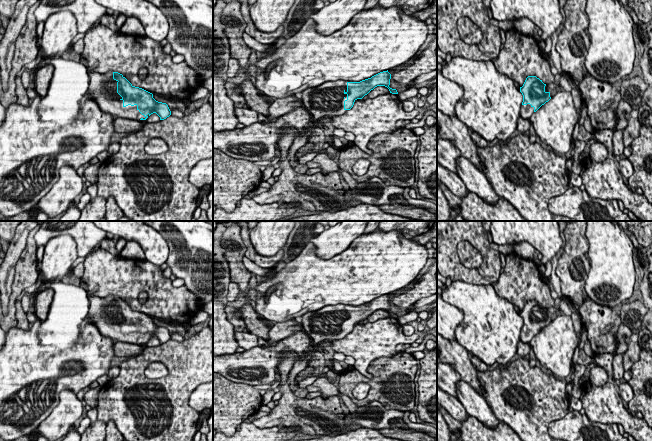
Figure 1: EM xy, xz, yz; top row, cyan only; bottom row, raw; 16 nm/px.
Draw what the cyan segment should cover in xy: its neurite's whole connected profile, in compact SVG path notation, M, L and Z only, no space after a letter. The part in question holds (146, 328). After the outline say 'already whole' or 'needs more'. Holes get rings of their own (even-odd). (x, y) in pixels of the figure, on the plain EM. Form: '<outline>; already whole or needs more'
M118 296L88 298L90 308L87 318L103 336L134 344L146 344L153 337L156 337L160 344L171 339L166 327L156 325L152 317L133 310Z; needs more

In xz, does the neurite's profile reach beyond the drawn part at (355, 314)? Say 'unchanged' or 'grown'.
grown

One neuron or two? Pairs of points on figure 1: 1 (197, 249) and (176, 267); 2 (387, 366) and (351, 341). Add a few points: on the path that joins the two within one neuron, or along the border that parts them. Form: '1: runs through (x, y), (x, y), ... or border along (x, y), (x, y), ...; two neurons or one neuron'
1: runs through (196, 255), (182, 267); one neuron
2: border along (398, 352), (392, 356), (374, 359), (366, 371); two neurons

